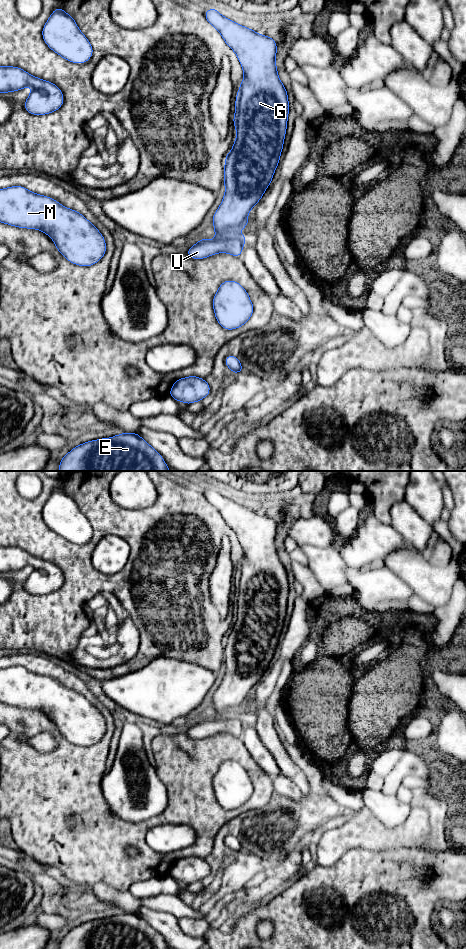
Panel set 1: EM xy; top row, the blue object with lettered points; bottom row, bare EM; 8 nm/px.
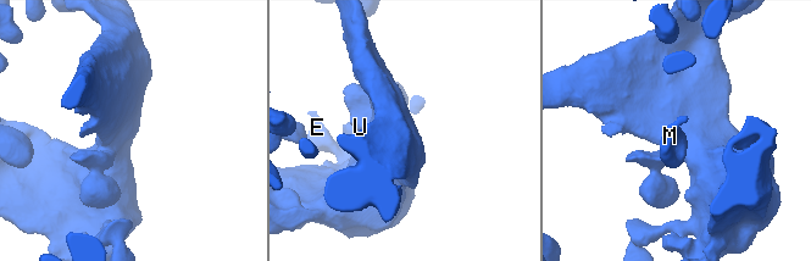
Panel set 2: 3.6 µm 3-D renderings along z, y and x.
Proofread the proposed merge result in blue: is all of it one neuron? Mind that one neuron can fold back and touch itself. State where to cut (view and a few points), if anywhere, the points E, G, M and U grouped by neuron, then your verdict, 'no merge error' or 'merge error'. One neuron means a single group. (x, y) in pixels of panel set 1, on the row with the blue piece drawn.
cut none; groups E G M U; no merge error

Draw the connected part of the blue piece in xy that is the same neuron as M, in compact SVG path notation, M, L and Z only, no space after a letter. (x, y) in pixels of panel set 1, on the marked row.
M23 186L6 187L0 190L0 222L46 233L54 241L61 255L75 265L83 267L94 265L106 253L103 235L82 214L66 208L48 196L31 192Z

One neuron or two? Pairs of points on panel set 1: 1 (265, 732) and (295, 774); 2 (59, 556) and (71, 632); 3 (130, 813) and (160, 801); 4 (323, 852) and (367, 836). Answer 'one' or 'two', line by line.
1: one
2: one
3: one
4: one

